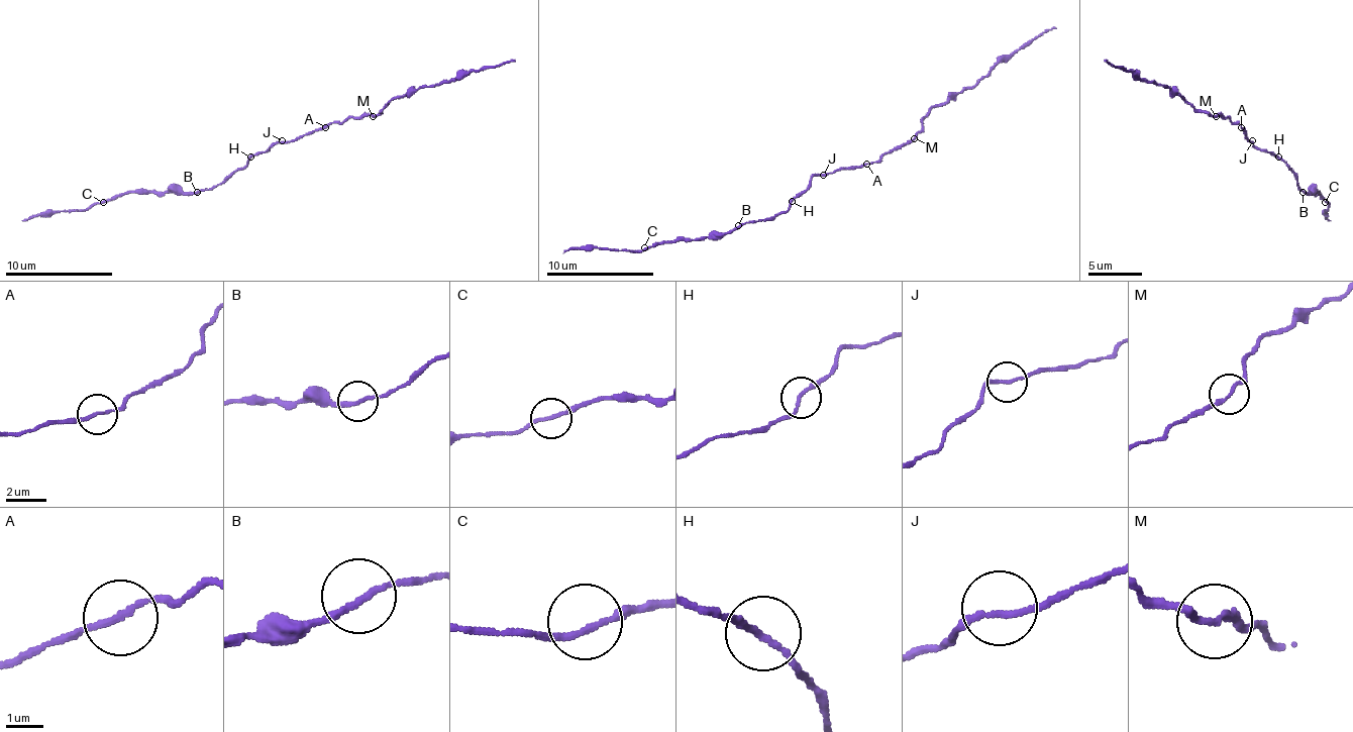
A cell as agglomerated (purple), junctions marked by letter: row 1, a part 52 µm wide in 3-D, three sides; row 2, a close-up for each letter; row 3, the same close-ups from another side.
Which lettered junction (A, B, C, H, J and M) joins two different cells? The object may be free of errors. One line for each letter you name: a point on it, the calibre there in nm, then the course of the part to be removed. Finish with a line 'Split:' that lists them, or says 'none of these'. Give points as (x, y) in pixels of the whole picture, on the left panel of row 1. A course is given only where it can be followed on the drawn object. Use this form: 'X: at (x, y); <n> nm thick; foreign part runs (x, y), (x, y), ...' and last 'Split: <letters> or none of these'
M: at (373, 116); 180 nm thick; foreign part runs (374, 116), (395, 98), (515, 61)
Split: M

